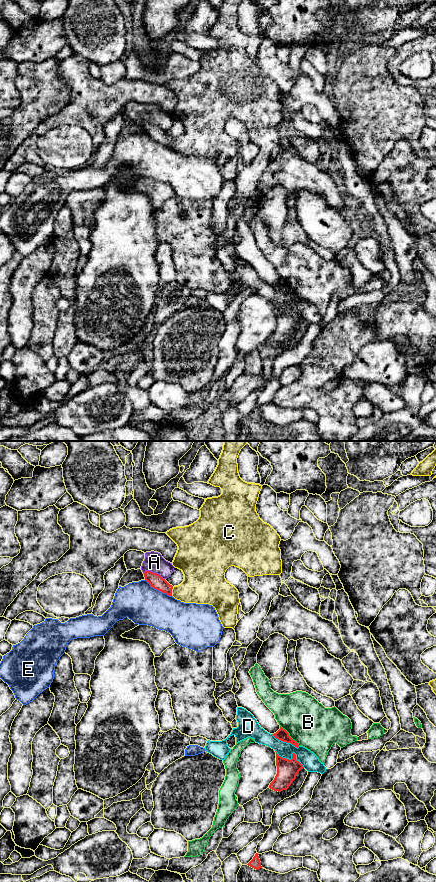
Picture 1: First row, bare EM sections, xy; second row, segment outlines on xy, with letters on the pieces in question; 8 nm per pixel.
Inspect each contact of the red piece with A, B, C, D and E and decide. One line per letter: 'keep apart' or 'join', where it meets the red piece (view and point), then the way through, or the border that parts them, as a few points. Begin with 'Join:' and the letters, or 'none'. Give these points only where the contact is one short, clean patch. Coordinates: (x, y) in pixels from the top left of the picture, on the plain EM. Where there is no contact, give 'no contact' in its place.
Join: A
A: join; contact xy (154, 125); way xy (155, 132), (154, 125), (154, 114)
B: keep apart; contact xy (288, 287)
C: keep apart; contact xy (171, 144)
D: keep apart; contact xy (292, 308)
E: keep apart; contact xy (159, 142)

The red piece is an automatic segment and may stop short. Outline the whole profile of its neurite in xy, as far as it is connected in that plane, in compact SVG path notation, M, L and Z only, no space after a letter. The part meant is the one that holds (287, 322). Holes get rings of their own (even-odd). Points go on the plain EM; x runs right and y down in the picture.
M276 304L277 326L274 332L270 335L269 340L281 344L287 342L292 334L296 331L297 326L303 317L296 312L296 306L292 306L292 311L286 311L279 308Z

